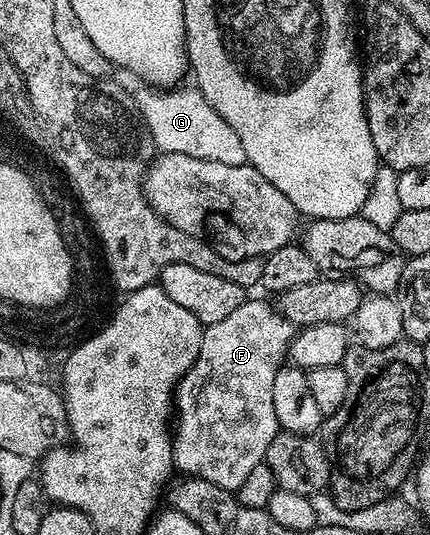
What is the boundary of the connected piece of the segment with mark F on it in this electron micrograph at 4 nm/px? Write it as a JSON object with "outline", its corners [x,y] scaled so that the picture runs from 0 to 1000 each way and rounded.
{"outline":[[[574,561],[556,568],[537,591],[509,598],[509,606],[470,615],[463,665],[421,705],[407,731],[402,862],[423,888],[465,890],[491,905],[509,905],[509,912],[549,920],[584,879],[614,865],[621,834],[649,806],[630,748],[630,718],[640,695],[649,695],[665,675],[686,622],[686,611],[653,589],[653,581],[628,566],[626,572],[616,564]]]}

